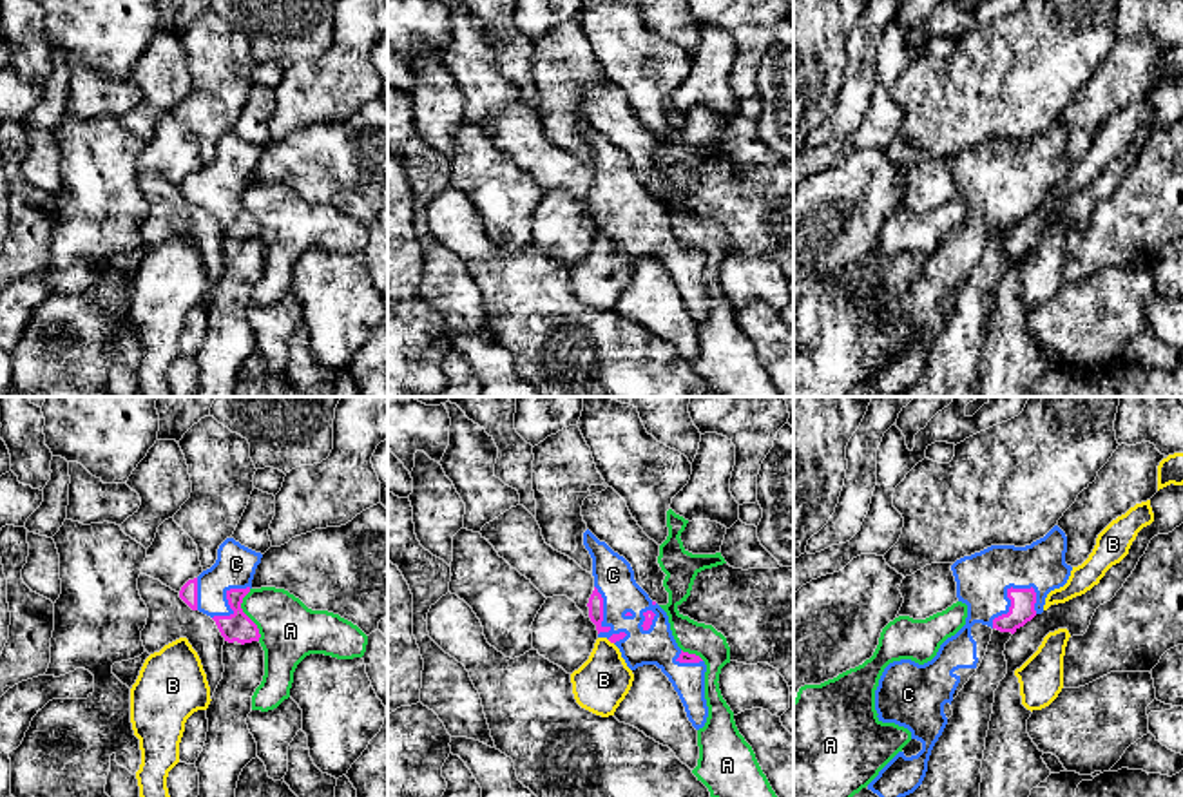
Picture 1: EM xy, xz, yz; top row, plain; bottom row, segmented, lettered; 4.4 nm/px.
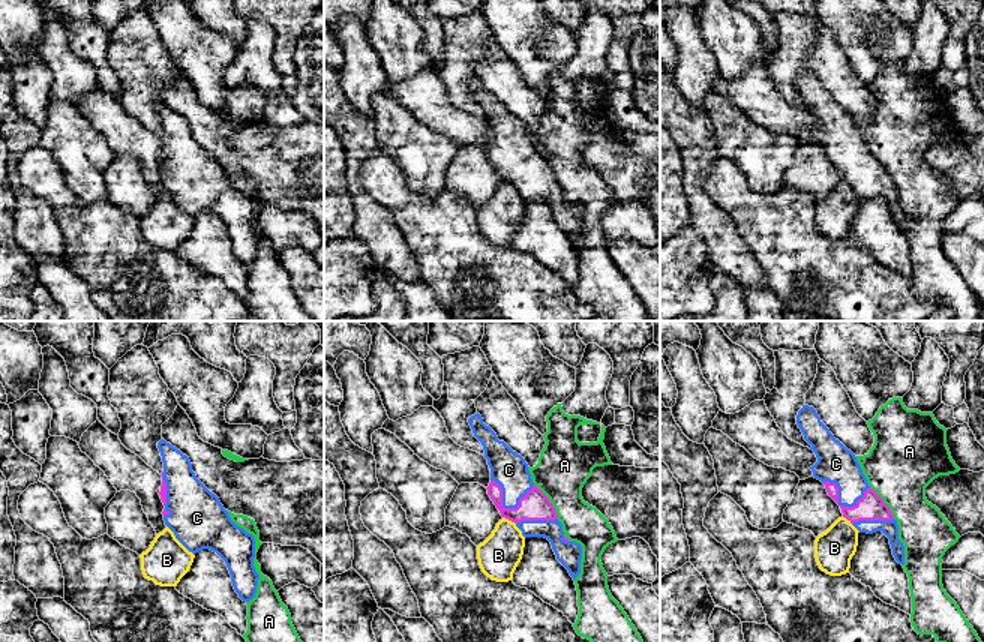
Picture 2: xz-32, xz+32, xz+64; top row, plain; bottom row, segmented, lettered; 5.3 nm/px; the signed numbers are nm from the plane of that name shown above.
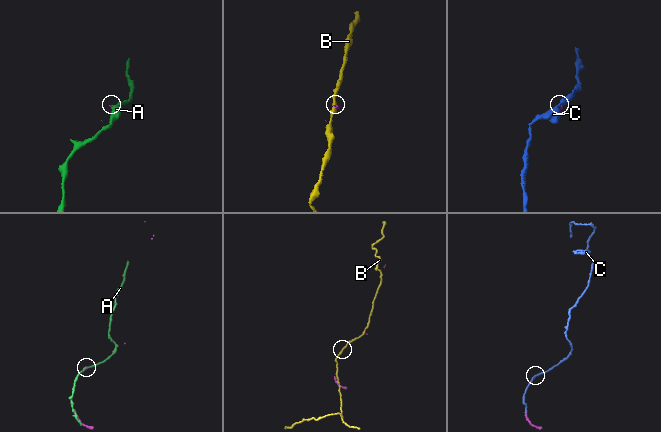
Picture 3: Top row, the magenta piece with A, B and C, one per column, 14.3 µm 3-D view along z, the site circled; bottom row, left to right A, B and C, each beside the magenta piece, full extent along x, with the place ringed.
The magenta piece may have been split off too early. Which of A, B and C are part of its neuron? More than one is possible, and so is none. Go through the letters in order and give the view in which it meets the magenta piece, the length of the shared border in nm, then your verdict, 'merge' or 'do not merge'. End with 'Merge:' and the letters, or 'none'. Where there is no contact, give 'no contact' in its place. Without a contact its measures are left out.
A: xy | 240 nm | do not merge
B: xz | 40 nm | do not merge
C: yz | 260 nm | merge
Merge: C

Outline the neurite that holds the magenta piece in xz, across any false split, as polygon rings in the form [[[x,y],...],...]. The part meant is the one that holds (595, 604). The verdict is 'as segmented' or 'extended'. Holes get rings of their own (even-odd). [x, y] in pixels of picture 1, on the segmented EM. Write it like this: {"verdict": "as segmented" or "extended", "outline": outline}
{"verdict": "extended", "outline": [[[589,529],[583,545],[592,558],[594,591],[587,607],[598,638],[614,643],[630,670],[656,665],[678,692],[692,726],[703,728],[708,717],[705,661],[678,647],[667,612],[636,583],[623,556]]]}

